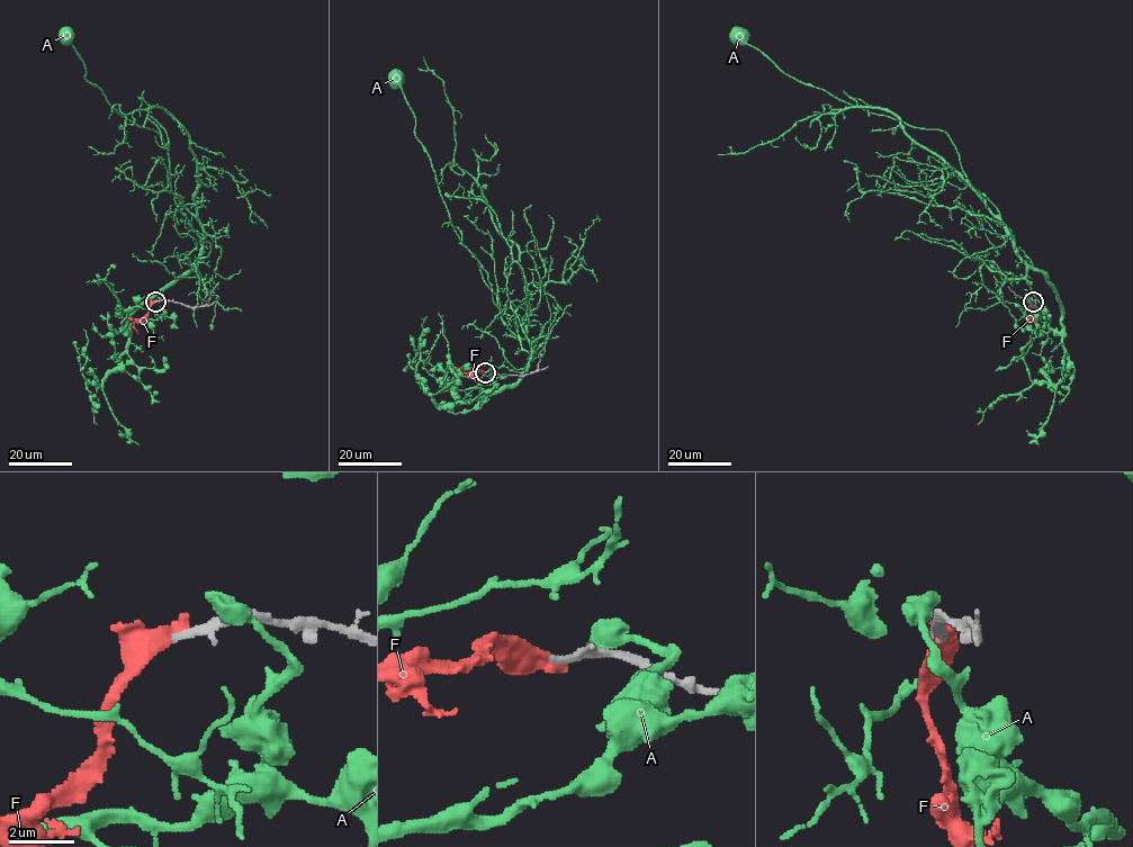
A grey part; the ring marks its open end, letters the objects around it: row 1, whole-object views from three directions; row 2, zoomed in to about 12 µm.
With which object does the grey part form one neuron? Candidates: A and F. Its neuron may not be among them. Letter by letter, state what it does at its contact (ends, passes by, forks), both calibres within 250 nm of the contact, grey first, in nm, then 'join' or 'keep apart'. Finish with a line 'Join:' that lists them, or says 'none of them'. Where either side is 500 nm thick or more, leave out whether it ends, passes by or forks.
A: 240 nm thick on the grey side, 700 nm on the other; keep apart
F: it ends there; 240 nm thick on the grey side, 480 nm on the other; join
Join: F

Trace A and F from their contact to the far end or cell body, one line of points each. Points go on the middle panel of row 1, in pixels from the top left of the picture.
A: (489, 370), (486, 384), (455, 389), (459, 402), (514, 384), (532, 347), (505, 324), (455, 230), (399, 79)
F: (485, 372), (464, 375), (468, 376)

